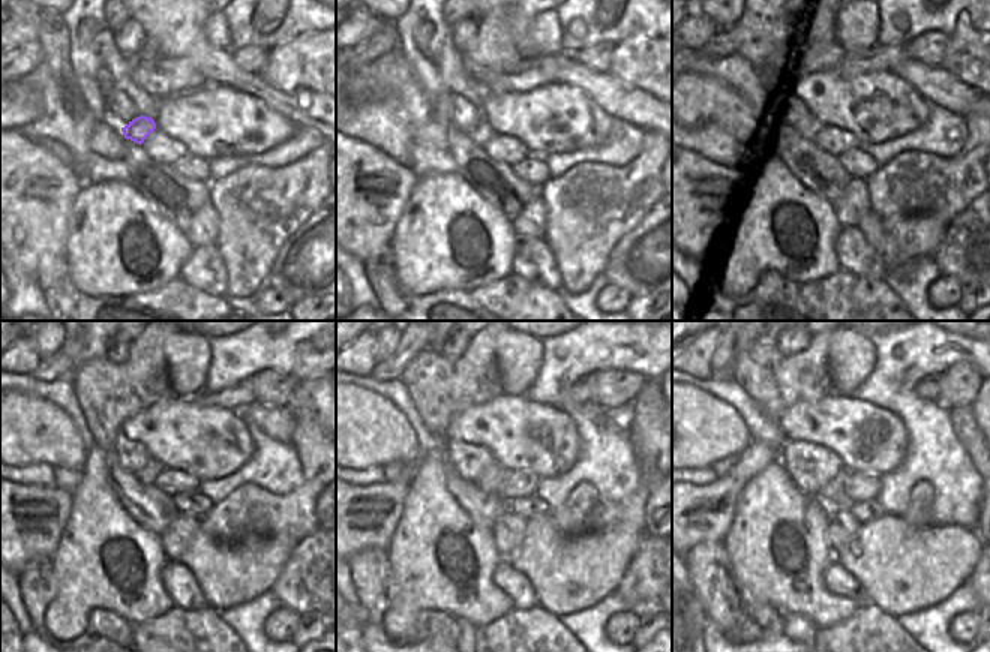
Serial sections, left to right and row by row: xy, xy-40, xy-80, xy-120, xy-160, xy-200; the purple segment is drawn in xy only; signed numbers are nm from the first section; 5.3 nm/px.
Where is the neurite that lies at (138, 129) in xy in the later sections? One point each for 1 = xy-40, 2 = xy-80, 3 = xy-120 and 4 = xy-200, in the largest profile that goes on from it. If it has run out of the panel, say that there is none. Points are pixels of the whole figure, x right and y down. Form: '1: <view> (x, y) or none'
1: xy-40 (480, 134)
2: xy-80 (812, 137)
3: xy-120 (147, 475)
4: xy-200 (834, 493)

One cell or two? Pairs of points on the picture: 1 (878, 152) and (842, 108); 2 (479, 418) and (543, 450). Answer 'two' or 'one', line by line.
1: two
2: one

